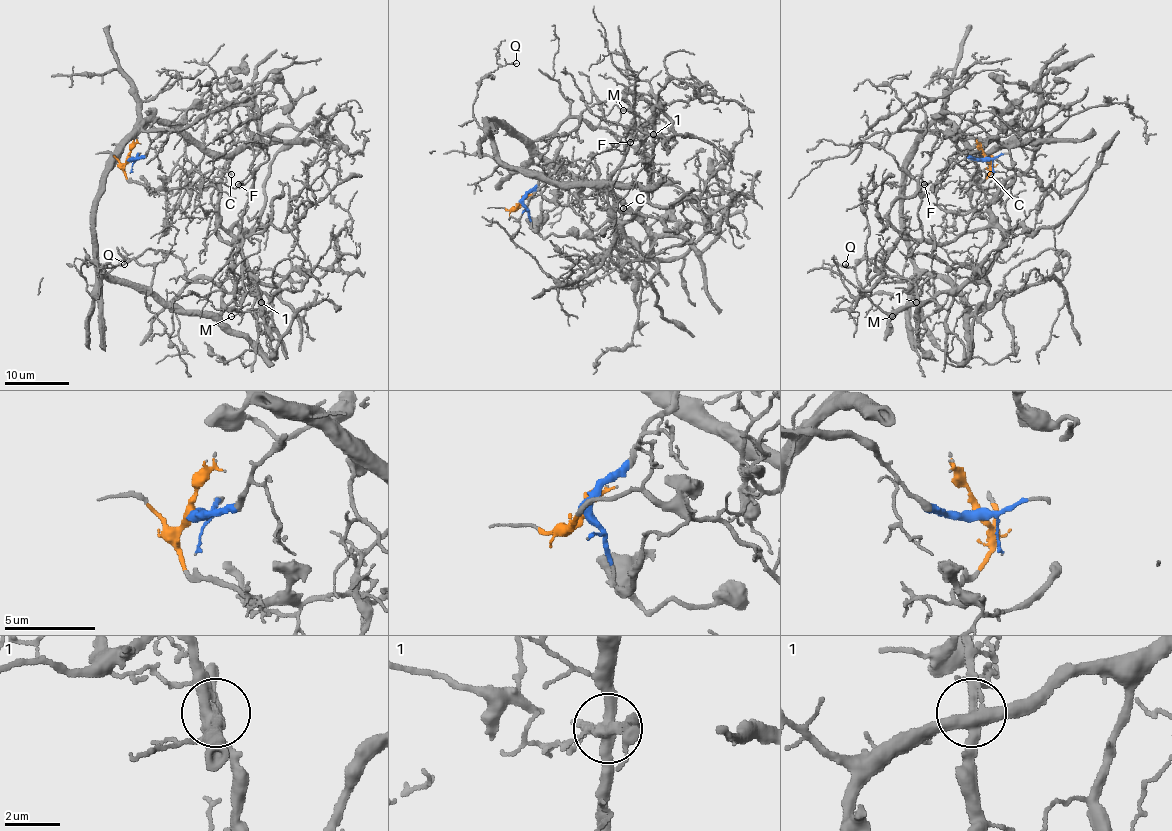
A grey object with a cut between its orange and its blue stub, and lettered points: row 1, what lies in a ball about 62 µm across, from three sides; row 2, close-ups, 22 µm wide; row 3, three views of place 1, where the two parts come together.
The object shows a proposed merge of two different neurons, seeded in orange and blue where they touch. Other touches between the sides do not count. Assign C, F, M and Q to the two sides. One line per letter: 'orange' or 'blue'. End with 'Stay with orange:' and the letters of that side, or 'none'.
C: orange
F: orange
M: orange
Q: blue
Stay with orange: C, F, M

